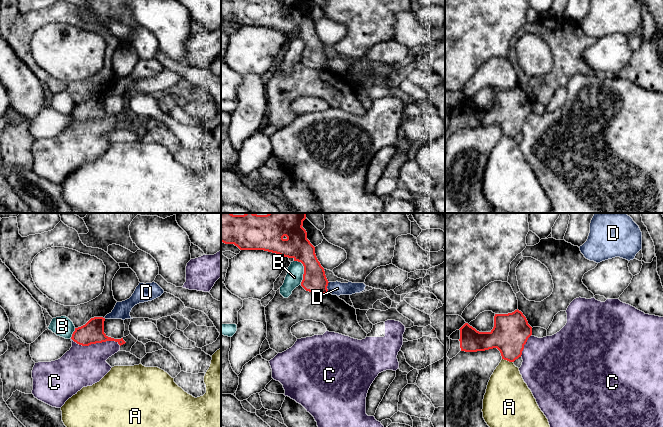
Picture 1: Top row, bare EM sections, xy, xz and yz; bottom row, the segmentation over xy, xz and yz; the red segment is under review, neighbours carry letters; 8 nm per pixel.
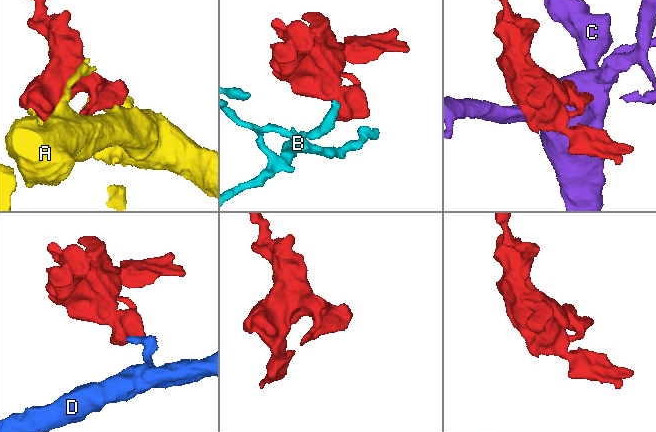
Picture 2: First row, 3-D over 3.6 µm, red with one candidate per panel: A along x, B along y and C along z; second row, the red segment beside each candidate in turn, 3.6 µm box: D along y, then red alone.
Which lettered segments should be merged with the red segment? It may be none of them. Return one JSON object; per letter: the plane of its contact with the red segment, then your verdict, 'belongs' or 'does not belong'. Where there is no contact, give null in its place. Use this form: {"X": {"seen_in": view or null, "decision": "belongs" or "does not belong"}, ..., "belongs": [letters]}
{"A": {"seen_in": "yz", "decision": "does not belong"}, "B": {"seen_in": "xz", "decision": "does not belong"}, "C": {"seen_in": "xy", "decision": "does not belong"}, "D": {"seen_in": "xz", "decision": "does not belong"}, "belongs": []}

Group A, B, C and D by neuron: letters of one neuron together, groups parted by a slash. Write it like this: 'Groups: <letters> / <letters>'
Groups: A / B / C / D

